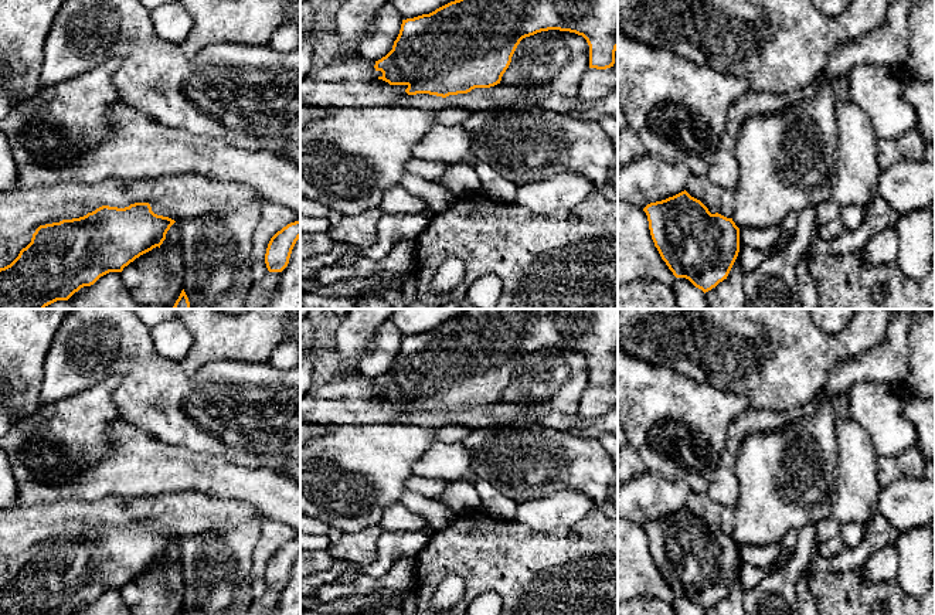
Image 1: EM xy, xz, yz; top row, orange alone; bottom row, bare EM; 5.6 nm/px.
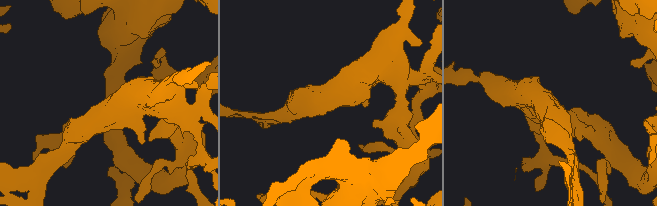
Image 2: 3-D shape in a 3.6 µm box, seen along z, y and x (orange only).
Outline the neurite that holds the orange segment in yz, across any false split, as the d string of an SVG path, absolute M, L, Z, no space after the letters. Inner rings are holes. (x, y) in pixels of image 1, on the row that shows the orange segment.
M686 190L666 200L650 203L643 211L647 215L654 247L676 278L688 279L704 293L727 279L740 252L740 228L732 218L727 218L718 213L711 214L700 200L691 197Z

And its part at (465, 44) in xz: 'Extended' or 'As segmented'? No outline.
As segmented

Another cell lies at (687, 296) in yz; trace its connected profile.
M676 278L672 289L680 309L708 309L704 292L696 288L688 279Z

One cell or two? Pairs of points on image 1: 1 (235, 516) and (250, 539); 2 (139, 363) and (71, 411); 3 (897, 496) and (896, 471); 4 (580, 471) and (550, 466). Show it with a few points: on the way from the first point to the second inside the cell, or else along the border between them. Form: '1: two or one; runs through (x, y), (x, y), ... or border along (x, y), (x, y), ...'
1: two; border along (259, 515), (241, 522), (227, 533), (208, 532)
2: two; border along (87, 387), (115, 376), (118, 413)
3: two; border along (920, 476), (900, 476), (881, 489)
4: one; runs through (573, 466), (557, 466)

